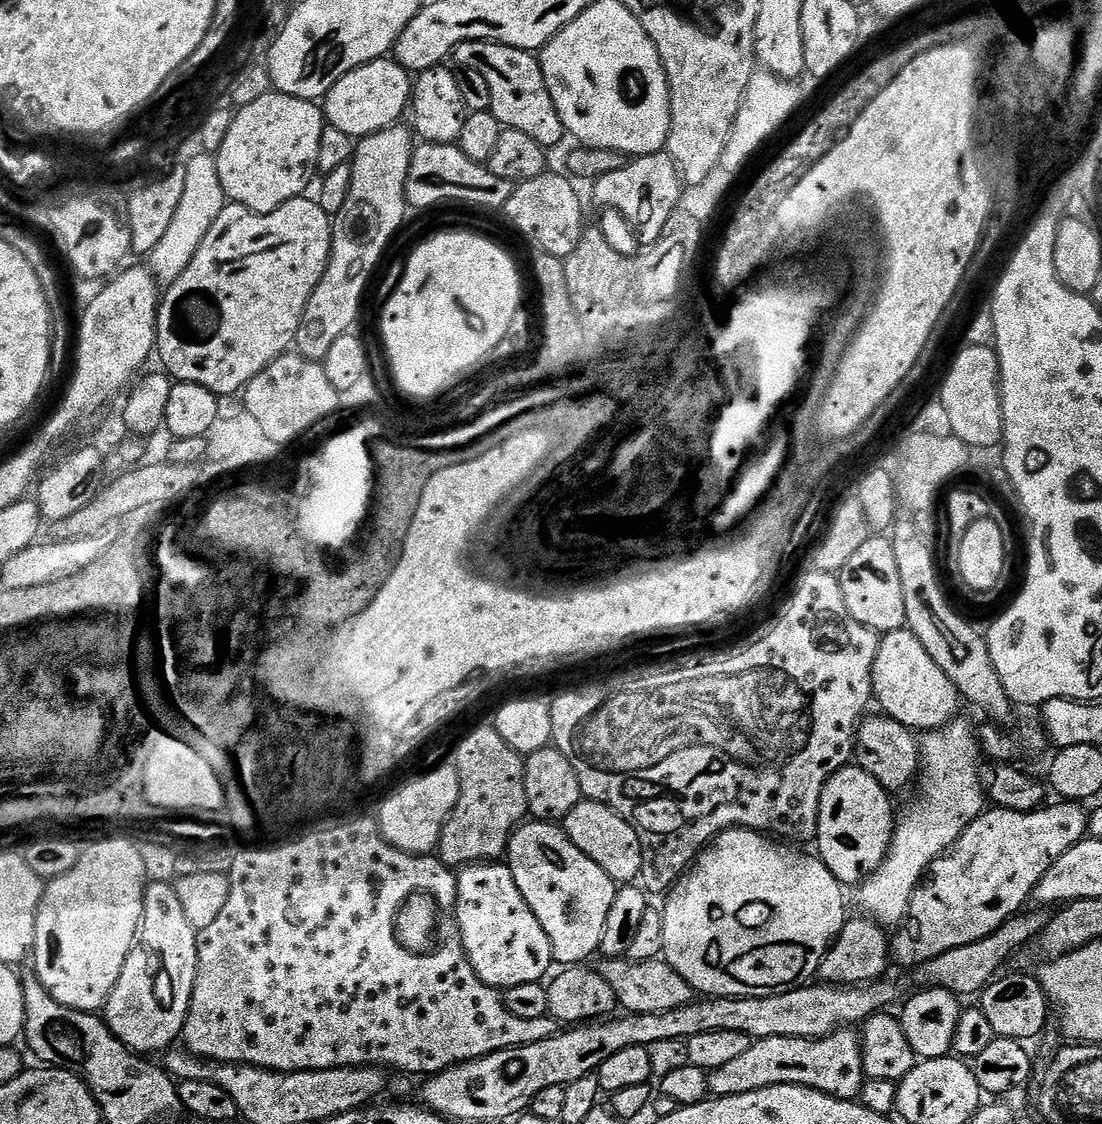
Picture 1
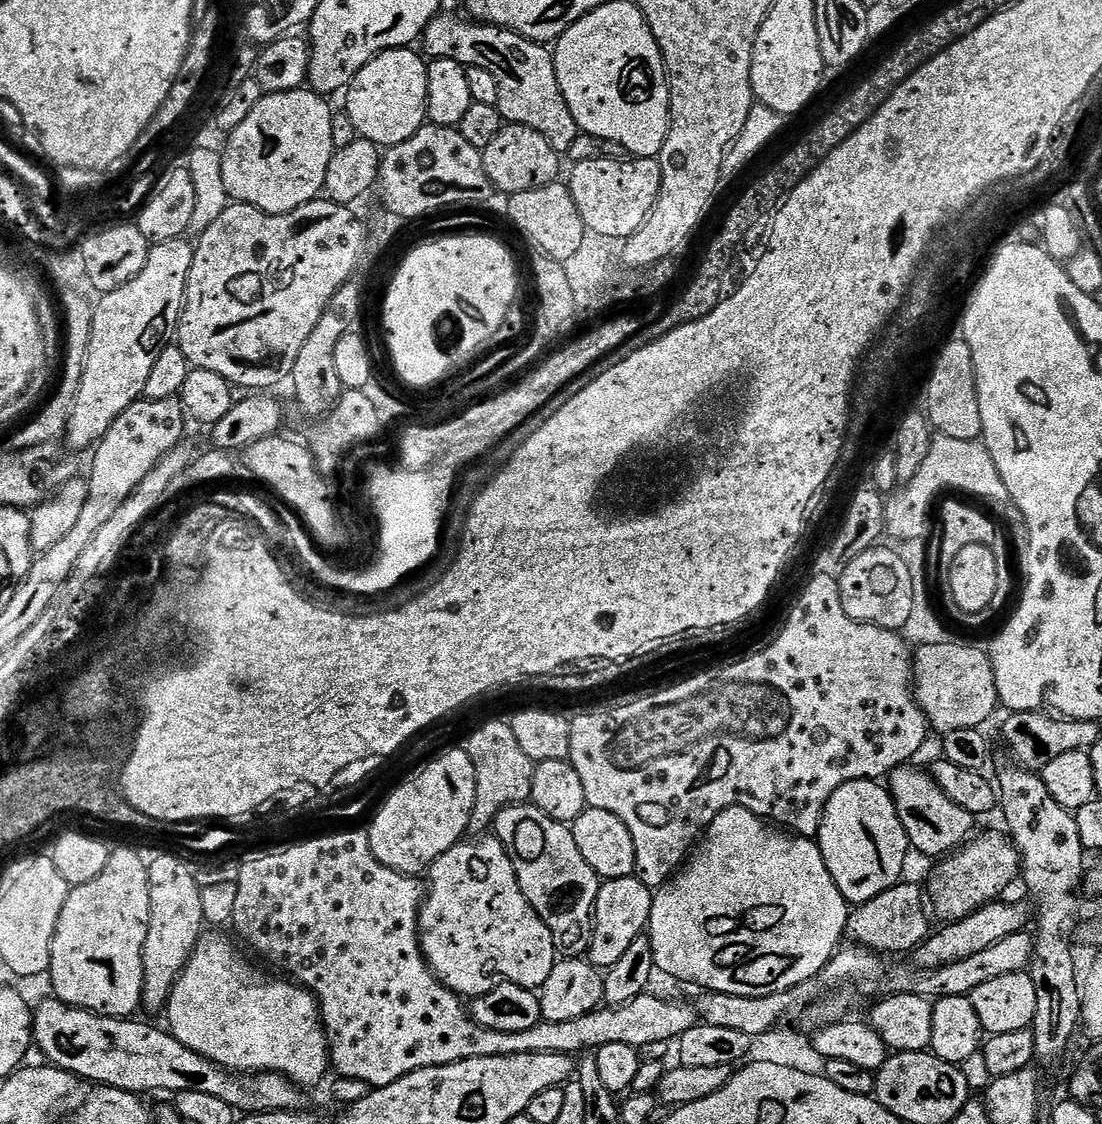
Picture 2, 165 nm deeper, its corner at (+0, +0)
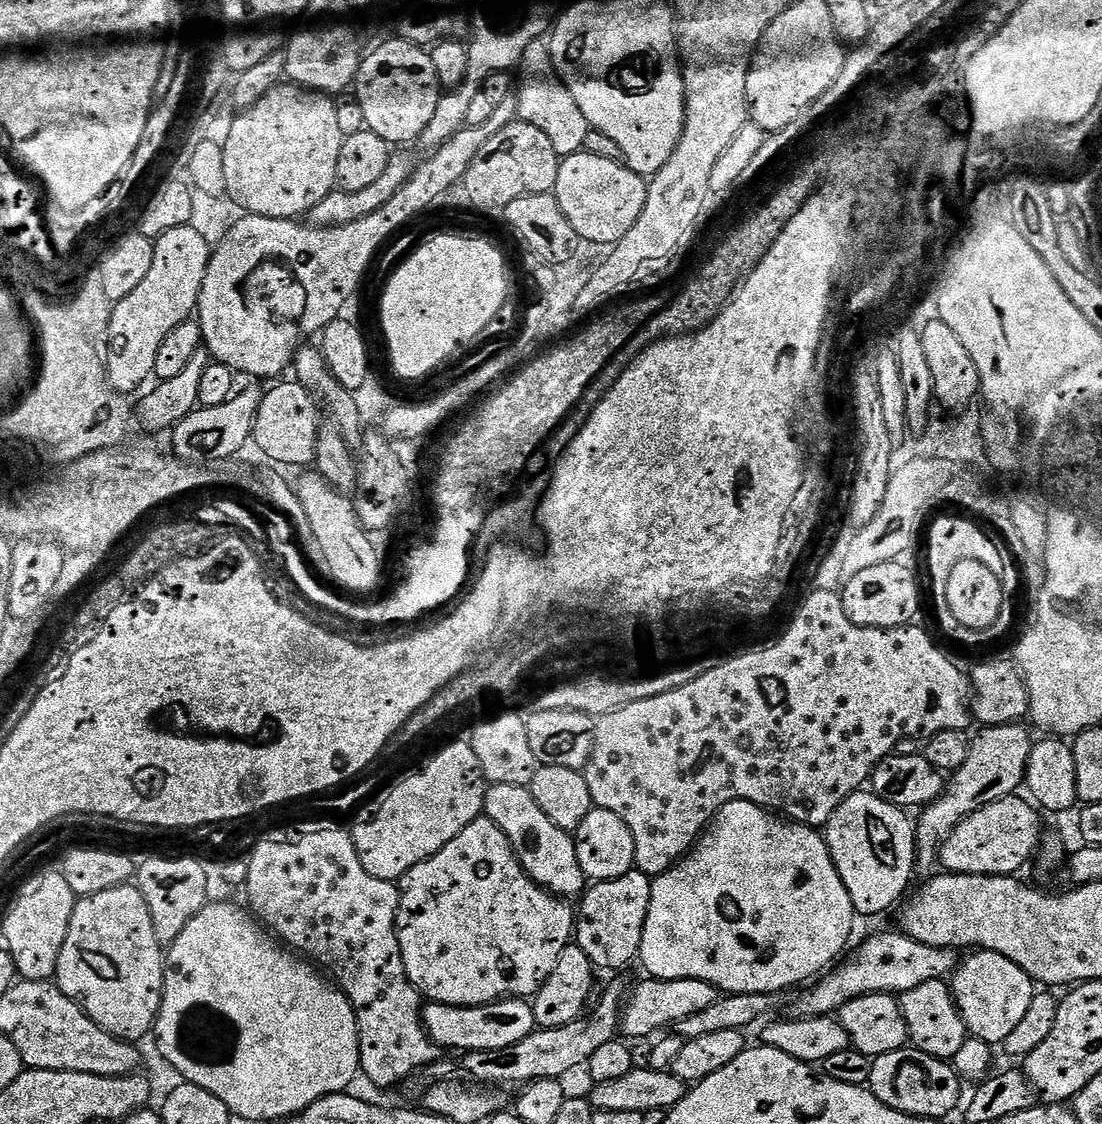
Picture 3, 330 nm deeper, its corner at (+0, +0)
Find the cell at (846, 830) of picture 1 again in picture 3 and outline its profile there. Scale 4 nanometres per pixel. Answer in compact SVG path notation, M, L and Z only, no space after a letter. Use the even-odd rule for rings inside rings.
M861 790L834 810L823 829L834 866L850 894L854 910L861 917L895 909L909 891L908 883L912 871L917 871L918 857L916 826L913 817L908 816L911 815L905 809L882 802L871 790Z

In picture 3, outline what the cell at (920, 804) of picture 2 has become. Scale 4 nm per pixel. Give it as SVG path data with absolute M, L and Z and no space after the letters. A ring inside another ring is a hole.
M1020 794L982 806L974 814L965 816L964 821L944 839L938 849L939 867L946 872L979 876L1016 876L1019 868L1031 856L1033 859L1041 847L1039 815L1041 813Z

